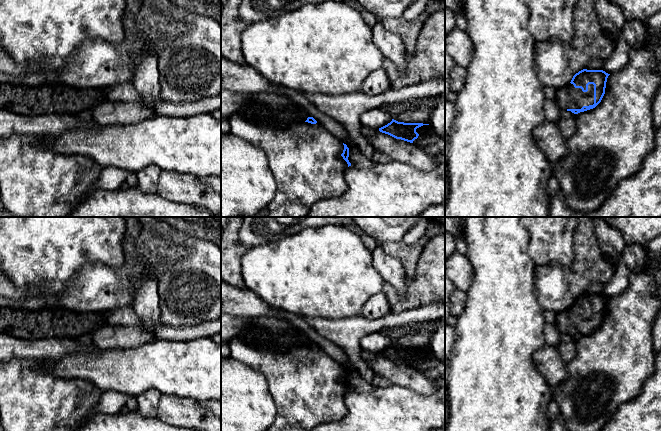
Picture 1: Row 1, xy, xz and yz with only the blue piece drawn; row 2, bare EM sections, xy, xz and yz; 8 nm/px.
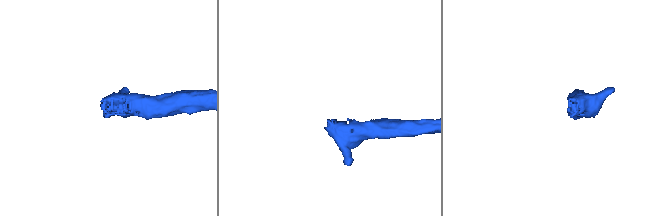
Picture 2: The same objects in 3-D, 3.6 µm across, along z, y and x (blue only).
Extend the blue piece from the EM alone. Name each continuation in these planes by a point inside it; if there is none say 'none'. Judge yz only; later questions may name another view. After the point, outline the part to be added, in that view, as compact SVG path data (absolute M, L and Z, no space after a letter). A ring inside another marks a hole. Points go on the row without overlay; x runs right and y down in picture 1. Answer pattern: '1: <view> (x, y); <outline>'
1: yz (567, 321); M569 307L555 316L554 323L561 334L581 333L583 330L594 328L594 309L588 309L588 315L583 316L581 312L575 312Z

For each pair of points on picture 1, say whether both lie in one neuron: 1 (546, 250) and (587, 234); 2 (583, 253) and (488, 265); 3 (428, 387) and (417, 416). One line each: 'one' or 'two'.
1: two
2: two
3: two

